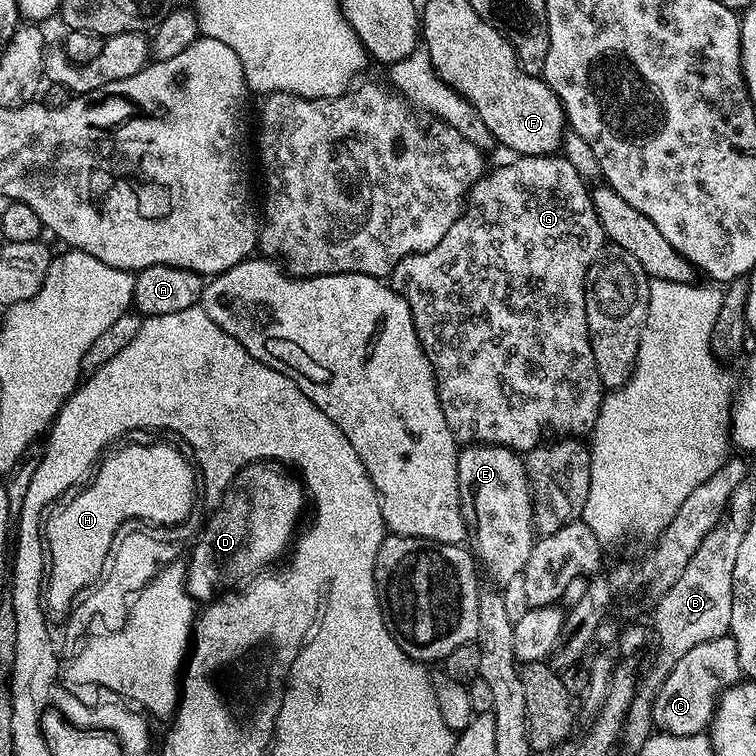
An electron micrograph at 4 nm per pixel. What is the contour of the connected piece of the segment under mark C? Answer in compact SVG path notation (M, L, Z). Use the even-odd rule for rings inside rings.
M731 634L714 638L712 641L702 642L694 649L687 651L678 659L669 677L658 690L654 698L652 723L661 733L670 736L699 736L711 725L712 716L716 713L716 701L725 688L741 683L742 673L738 662L738 650Z

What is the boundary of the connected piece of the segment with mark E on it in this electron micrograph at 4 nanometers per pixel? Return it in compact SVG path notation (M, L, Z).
M469 444L461 447L456 453L458 462L458 490L460 505L464 515L464 524L468 528L470 548L478 561L479 567L488 571L488 576L497 585L503 586L510 578L523 573L530 558L530 550L538 537L532 525L532 489L528 487L528 471L524 465L524 456L511 448L497 444Z

